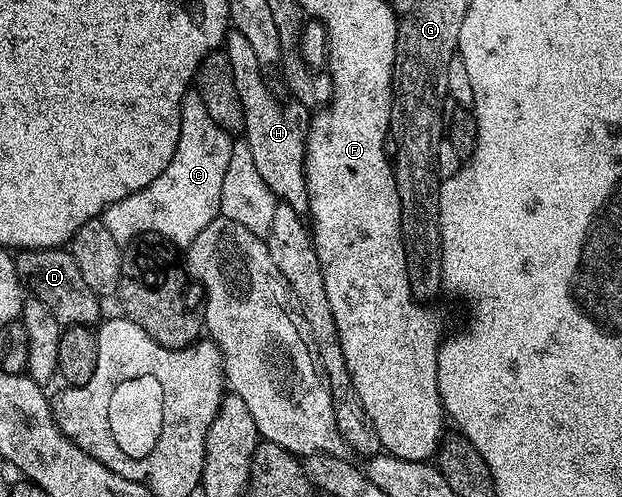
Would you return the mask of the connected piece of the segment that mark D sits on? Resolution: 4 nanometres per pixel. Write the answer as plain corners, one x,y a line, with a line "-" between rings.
65,248
52,250
22,250
16,255
17,275
27,287
28,293
49,306
62,327
96,327
102,321
102,299
83,280
79,264
75,264
72,253

